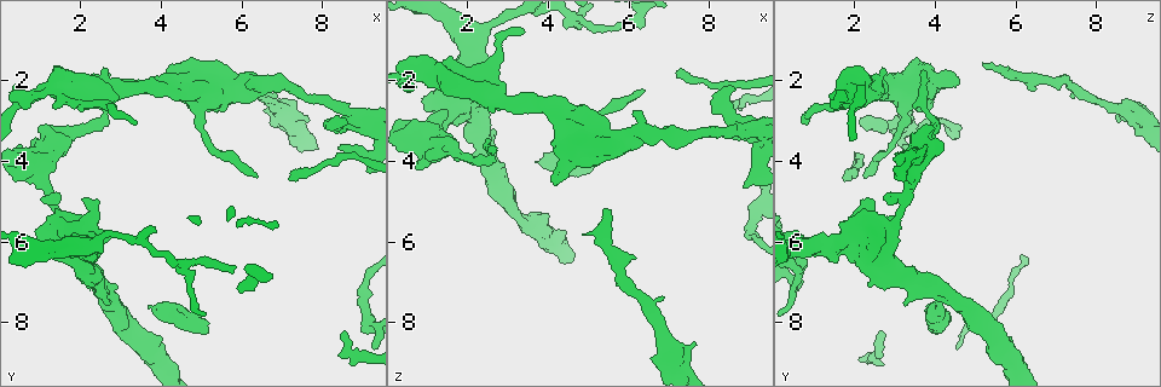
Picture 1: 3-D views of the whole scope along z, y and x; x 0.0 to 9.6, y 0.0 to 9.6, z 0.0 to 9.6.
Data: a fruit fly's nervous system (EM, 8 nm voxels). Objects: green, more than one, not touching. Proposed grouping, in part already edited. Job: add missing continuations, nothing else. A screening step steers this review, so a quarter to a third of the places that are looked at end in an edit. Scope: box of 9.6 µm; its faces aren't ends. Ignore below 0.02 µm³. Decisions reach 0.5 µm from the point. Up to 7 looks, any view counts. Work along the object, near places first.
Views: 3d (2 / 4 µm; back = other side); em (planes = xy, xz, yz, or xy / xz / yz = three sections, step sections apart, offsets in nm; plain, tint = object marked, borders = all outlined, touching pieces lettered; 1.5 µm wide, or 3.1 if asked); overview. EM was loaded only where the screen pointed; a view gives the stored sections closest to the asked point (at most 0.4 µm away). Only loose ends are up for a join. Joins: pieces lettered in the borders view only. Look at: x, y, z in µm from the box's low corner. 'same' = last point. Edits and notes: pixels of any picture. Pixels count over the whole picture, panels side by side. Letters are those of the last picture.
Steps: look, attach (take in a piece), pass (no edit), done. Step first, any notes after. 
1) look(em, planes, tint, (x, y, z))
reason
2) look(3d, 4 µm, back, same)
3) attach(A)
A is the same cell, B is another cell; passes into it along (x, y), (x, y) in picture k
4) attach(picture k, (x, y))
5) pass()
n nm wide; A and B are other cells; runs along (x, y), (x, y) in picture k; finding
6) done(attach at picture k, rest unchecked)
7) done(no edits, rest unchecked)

look(em, planes, borders, (8.55, 3.10, 2.20))
branch stops here

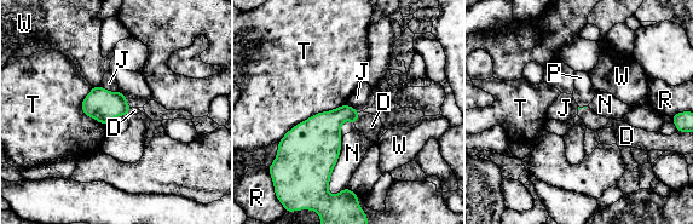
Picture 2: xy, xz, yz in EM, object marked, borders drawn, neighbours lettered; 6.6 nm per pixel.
pass()
T touches over 550 nm; D, J, N, P, R, T and W are other cells; none of them fits

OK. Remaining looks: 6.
look(3d, 2 µm, (8.80, 3.20, 4.65))

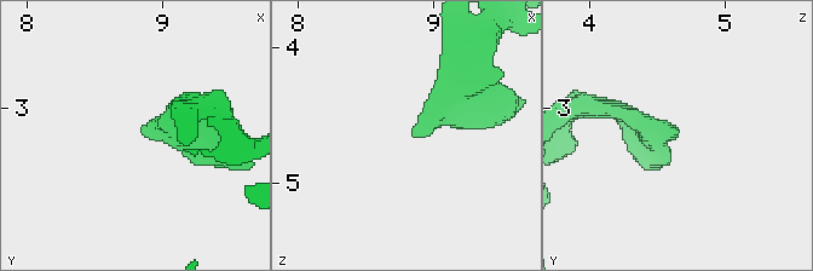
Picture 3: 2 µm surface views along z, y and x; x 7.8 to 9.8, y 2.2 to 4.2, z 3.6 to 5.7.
look(em, planes, borders, (8.86, 3.20, 4.64))

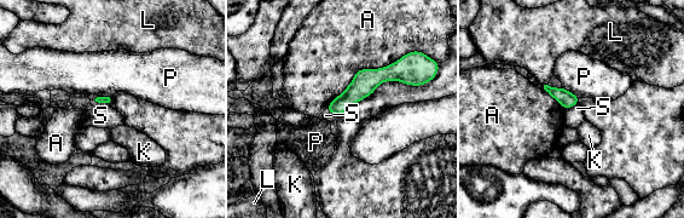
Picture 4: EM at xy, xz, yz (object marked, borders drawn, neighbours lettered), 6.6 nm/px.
pass()
A, K, L, P and S are other cells; border along (94, 99), (110, 105) in picture 4; no lettered piece goes on from it

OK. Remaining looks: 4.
look(3d, 4 µm, (5.40, 1.60, 5.10))
branch stops here

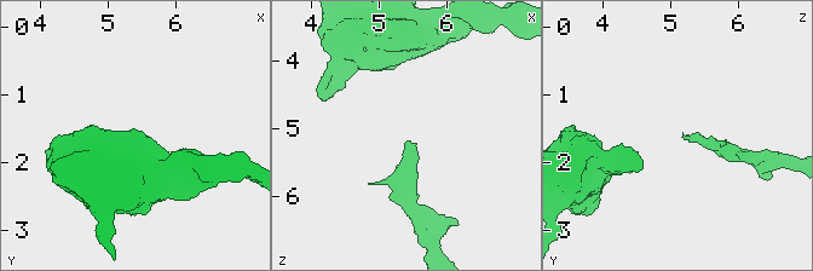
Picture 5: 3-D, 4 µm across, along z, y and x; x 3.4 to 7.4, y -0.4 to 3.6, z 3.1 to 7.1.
look(em, planes, borders, (5.45, 1.60, 5.20))
shape alone is not enough

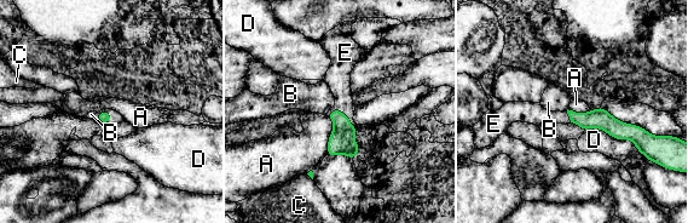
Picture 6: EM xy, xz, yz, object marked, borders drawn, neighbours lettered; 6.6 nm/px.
attach(E)
E is the same cell, A, B, C and D are other cells; passes into it along (341, 141), (344, 114), (337, 78) in picture 6; the cell continues

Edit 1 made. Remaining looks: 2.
done(attach at picture 6, rest unchecked)

